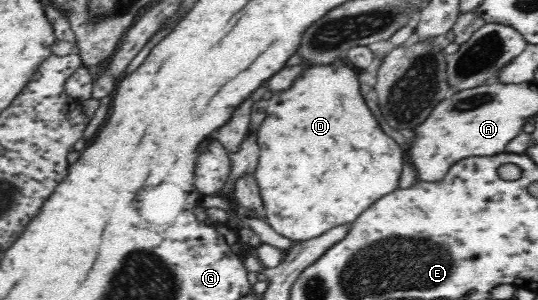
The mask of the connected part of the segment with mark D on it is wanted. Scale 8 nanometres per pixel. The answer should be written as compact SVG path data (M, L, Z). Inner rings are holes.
M342 64L306 68L288 91L268 101L268 113L257 129L260 153L253 177L266 210L265 221L274 231L295 243L314 239L333 227L354 222L382 196L394 191L406 163L406 153L394 138L390 139L370 109L364 105L358 89L358 77Z

